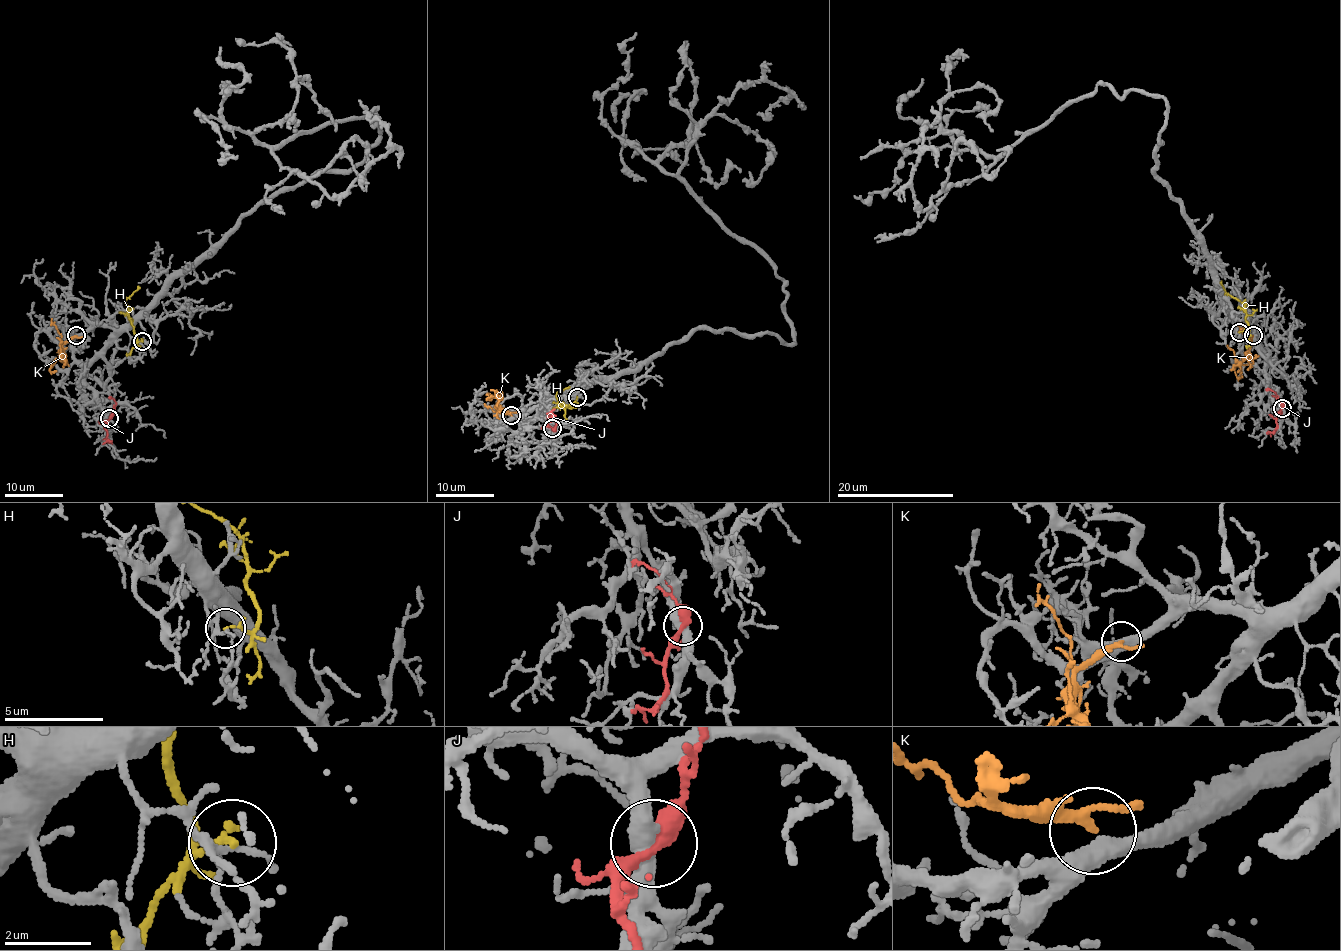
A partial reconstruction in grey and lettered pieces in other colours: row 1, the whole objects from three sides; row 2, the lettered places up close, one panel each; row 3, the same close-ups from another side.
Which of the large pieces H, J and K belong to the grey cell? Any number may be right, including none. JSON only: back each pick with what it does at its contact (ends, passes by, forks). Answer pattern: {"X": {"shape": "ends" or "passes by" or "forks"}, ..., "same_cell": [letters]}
{"K": {"shape": "passes by"}, "same_cell": ["K"]}

